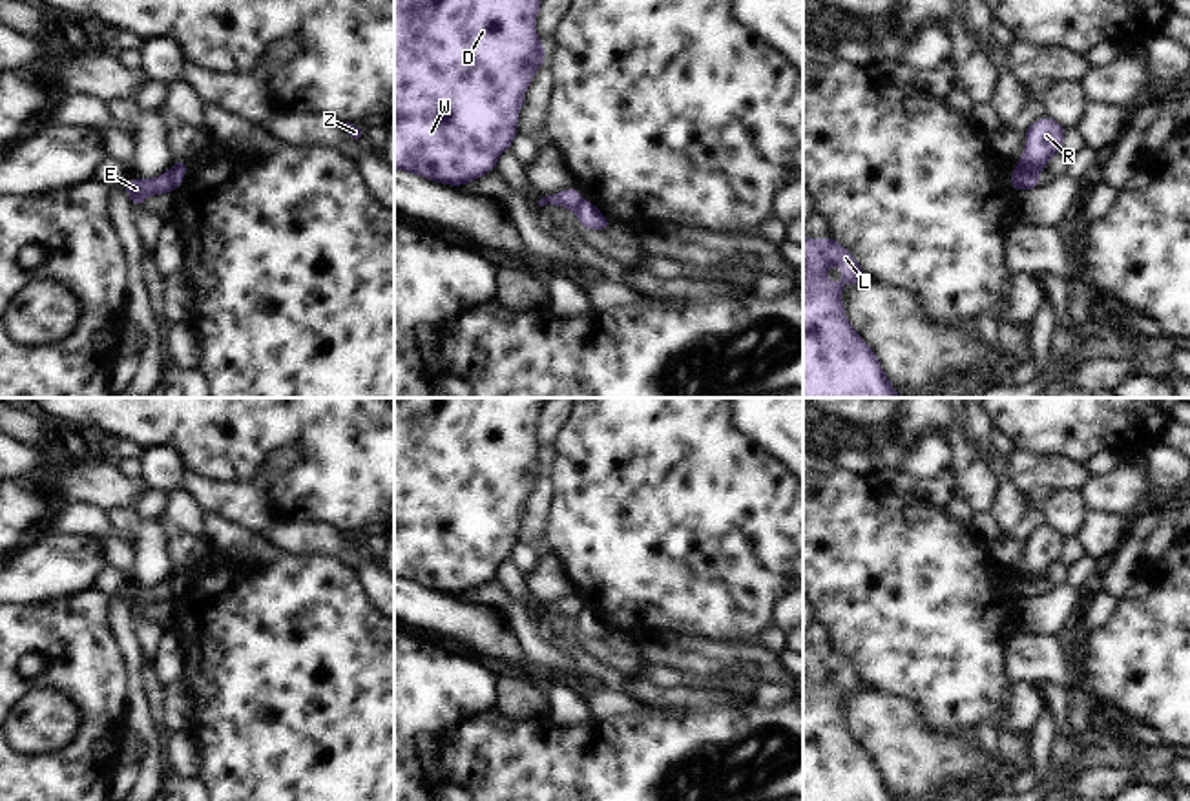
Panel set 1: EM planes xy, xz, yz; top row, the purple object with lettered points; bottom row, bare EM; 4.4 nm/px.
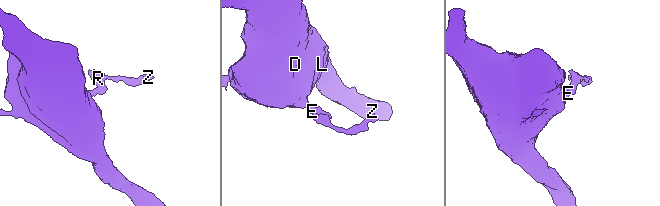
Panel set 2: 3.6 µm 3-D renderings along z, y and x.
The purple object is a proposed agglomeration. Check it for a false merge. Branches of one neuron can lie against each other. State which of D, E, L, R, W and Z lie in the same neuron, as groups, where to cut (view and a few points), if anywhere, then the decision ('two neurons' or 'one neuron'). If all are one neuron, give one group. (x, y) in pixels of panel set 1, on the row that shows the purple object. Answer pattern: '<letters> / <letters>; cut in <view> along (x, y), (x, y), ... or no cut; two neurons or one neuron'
D E L W / R Z; cut in xy along (168, 170), (174, 188); two neurons

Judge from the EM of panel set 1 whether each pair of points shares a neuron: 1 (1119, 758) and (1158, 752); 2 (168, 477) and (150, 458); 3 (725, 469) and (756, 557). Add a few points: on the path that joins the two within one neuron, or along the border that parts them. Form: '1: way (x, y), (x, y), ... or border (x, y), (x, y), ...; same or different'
1: way (1128, 754), (1148, 754); same
2: way (165, 473), (154, 462); same
3: way (725, 491), (725, 526), (734, 535); same

